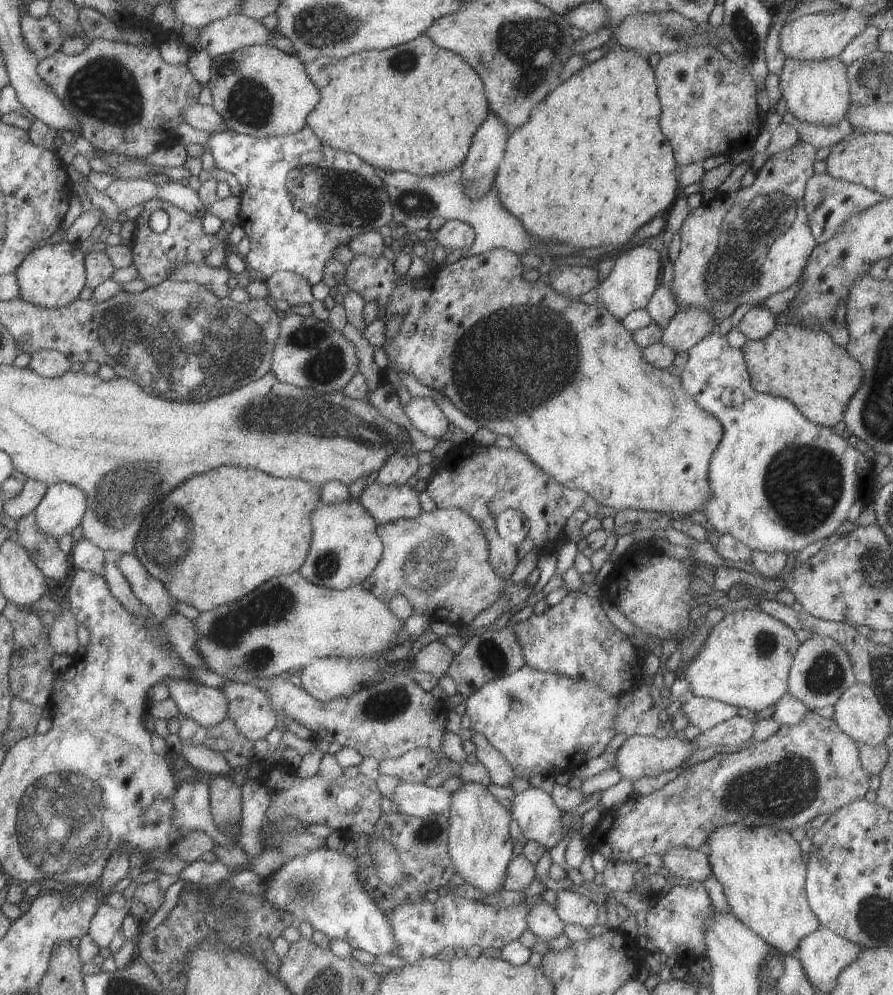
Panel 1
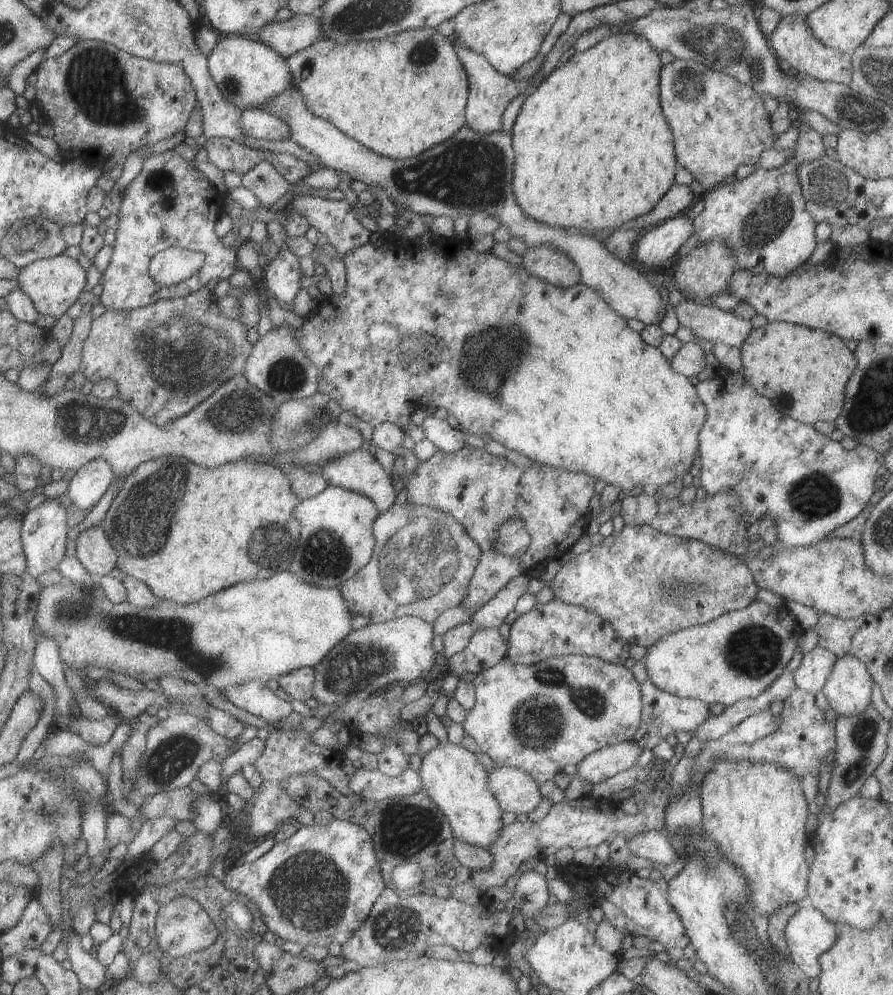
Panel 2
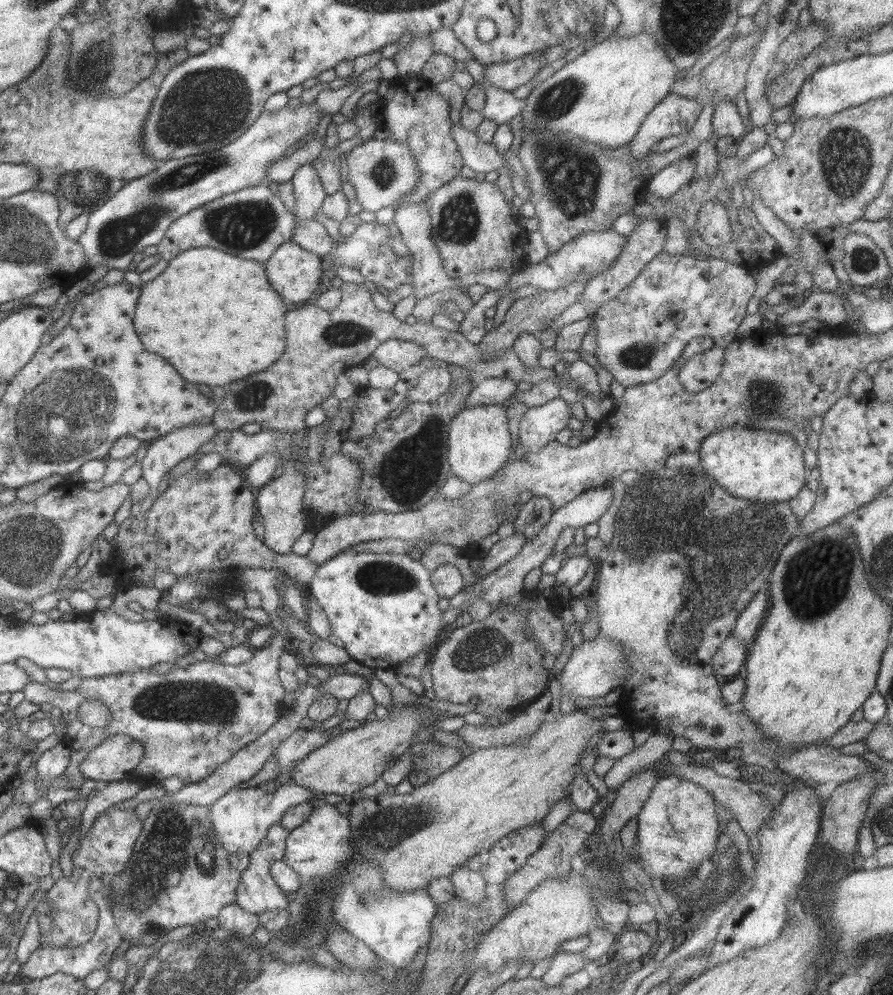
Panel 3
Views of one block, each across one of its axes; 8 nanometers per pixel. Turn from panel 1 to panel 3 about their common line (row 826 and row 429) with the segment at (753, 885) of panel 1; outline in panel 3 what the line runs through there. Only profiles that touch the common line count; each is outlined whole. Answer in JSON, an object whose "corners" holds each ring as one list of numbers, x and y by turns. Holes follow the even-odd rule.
{"corners":[[731,426,725,430,717,430,701,441,697,452,700,468,711,475,716,484,723,486,728,494,741,500,757,500,757,502,788,502,797,496,805,487,805,468,802,448,790,434,769,432,769,430,745,430,739,426]]}

